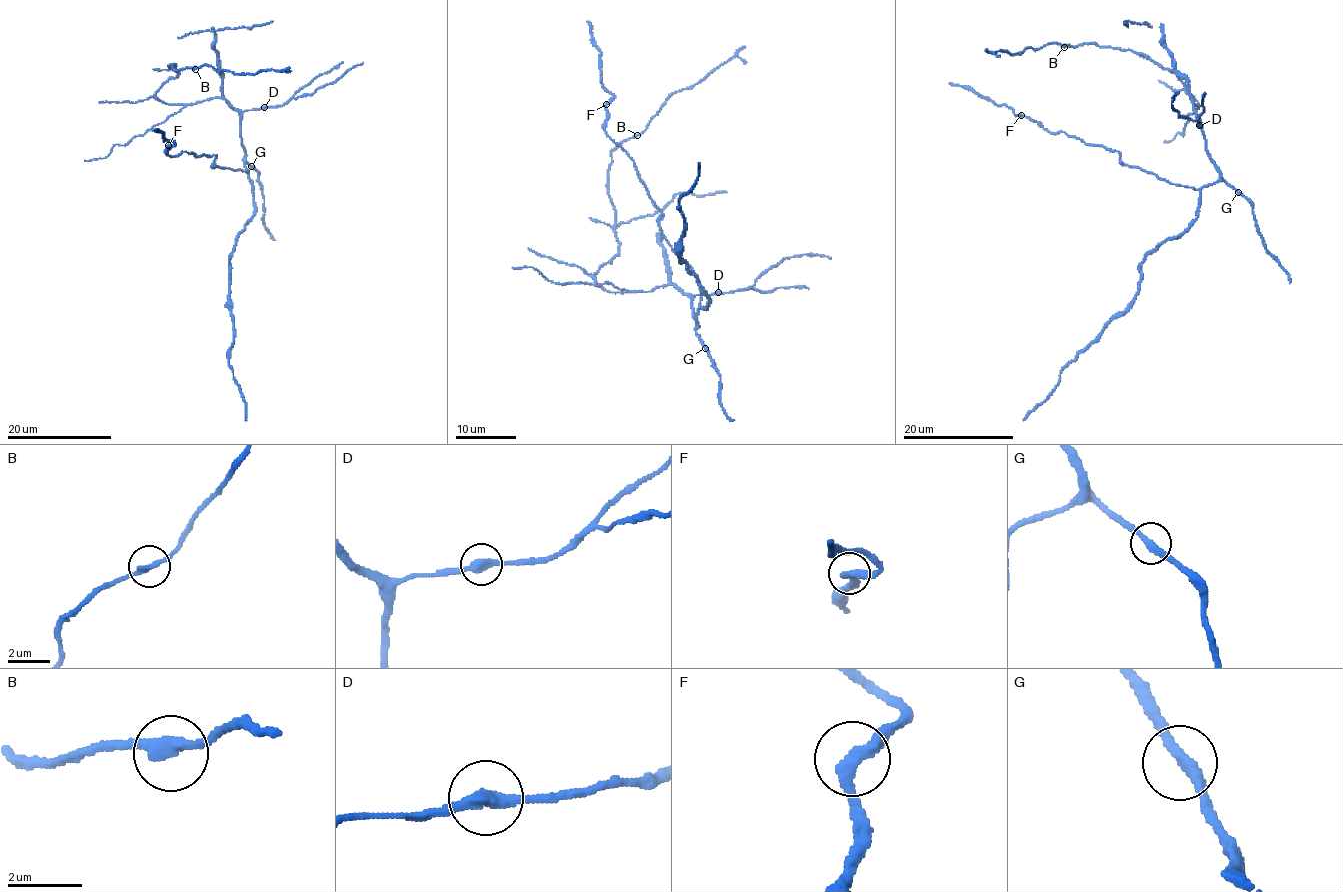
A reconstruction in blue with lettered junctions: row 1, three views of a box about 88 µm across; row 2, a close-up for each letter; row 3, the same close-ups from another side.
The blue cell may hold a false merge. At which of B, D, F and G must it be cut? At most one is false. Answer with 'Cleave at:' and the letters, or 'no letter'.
Cleave at: no letter

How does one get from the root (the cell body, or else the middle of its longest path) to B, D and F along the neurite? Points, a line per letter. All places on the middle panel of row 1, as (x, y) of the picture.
B: (687, 295), (669, 285), (650, 291), (608, 292), (594, 278), (619, 245), (608, 194), (611, 152), (637, 135)
D: (687, 295), (719, 293)
F: (687, 295), (697, 325), (700, 282), (662, 233), (662, 213), (633, 160), (606, 133), (606, 104)

